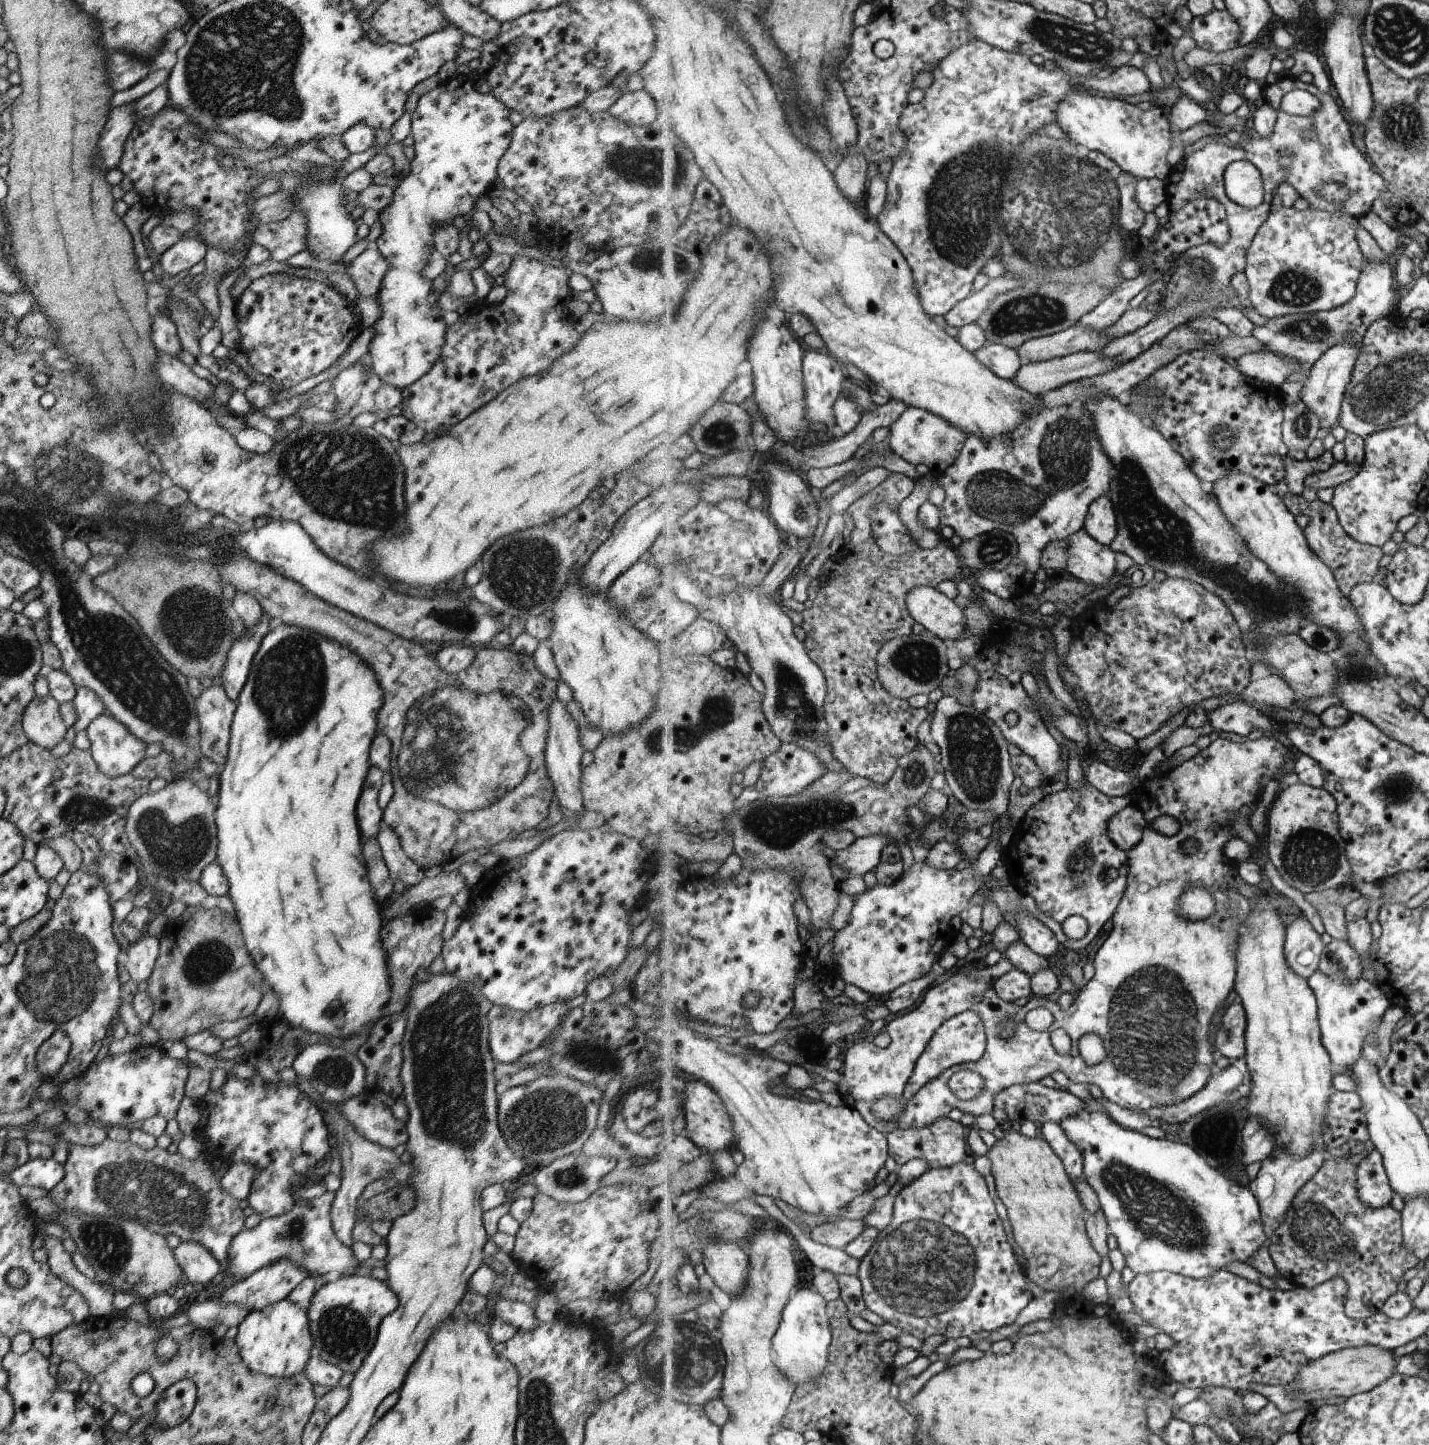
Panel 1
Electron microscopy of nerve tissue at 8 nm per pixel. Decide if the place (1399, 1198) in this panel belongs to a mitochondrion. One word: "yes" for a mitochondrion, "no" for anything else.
no

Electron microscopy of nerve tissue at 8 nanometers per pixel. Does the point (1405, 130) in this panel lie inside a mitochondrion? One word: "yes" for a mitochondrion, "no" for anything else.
yes

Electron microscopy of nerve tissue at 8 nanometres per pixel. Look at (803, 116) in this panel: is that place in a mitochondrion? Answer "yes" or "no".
no

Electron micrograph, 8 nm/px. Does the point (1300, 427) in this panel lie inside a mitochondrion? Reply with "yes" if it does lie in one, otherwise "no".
yes

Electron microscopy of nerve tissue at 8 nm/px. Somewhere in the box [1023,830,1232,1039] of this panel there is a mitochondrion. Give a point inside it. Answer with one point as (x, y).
(1077, 860)

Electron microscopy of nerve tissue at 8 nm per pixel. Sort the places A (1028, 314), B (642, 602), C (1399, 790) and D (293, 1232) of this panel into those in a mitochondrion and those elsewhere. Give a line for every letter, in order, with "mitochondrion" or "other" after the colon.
A: mitochondrion
B: mitochondrion
C: mitochondrion
D: mitochondrion

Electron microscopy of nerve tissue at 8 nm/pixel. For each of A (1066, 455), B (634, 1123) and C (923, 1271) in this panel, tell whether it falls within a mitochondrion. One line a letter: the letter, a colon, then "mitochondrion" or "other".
A: mitochondrion
B: mitochondrion
C: mitochondrion

